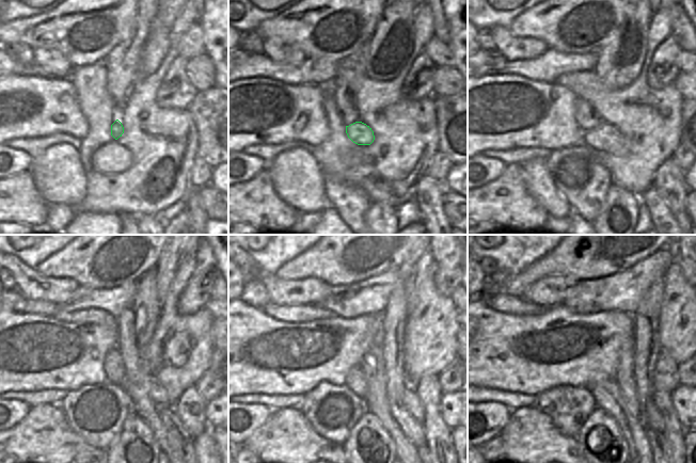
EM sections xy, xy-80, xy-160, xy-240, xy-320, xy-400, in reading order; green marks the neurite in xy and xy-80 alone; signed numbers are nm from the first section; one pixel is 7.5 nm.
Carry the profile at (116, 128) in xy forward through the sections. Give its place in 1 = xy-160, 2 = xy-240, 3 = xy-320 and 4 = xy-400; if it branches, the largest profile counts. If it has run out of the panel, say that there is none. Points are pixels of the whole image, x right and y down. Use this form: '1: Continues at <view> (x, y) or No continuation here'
1: Continues at xy-160 (605, 138)
2: Continues at xy-240 (145, 385)
3: Continues at xy-320 (411, 401)
4: Continues at xy-400 (655, 417).

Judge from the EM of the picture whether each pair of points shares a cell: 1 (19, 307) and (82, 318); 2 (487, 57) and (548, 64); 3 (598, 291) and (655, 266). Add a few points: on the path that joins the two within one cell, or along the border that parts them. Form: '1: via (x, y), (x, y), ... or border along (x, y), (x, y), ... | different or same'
1: border along (80, 308), (77, 310), (58, 312), (51, 316) | different
2: via (502, 66), (533, 67) | same
3: via (612, 291), (622, 291), (642, 275) | same

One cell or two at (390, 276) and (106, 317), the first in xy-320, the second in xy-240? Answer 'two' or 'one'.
two

